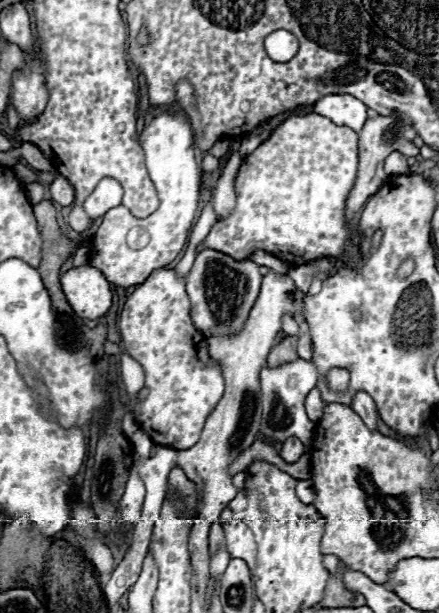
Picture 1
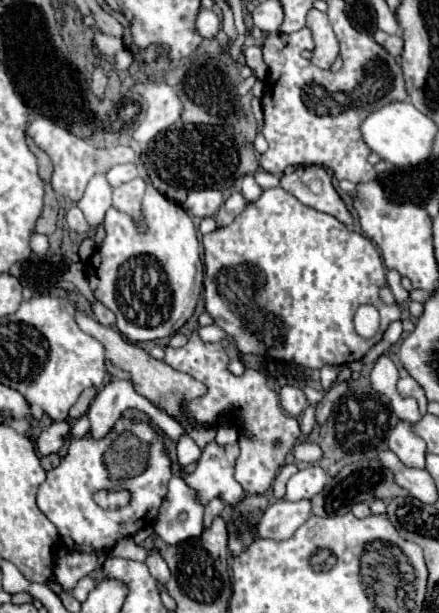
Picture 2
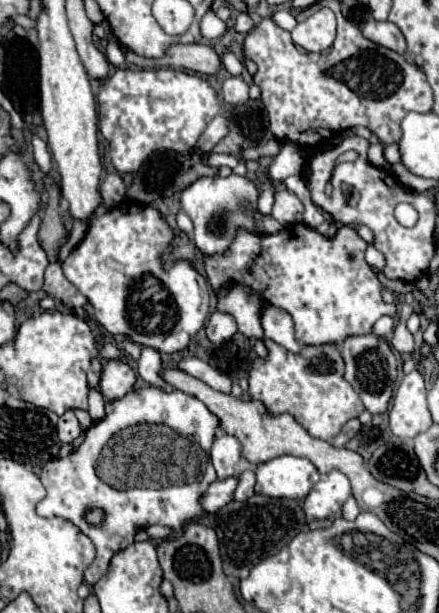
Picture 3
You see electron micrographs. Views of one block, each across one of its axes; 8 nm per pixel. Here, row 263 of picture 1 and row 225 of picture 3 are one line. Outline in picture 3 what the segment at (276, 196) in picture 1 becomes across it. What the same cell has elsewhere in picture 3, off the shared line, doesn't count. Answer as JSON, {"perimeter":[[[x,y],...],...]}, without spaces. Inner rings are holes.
{"perimeter":[[[288,224],[276,234],[256,234],[240,228],[236,232],[234,242],[224,254],[212,254],[204,256],[204,268],[206,276],[218,294],[226,286],[246,286],[252,292],[260,294],[264,304],[270,304],[274,308],[286,310],[294,320],[294,332],[300,346],[322,346],[322,344],[340,344],[348,336],[360,336],[370,334],[374,322],[388,314],[396,316],[396,304],[386,304],[380,296],[382,284],[374,270],[364,260],[364,250],[368,248],[368,242],[364,242],[358,232],[350,226],[340,226],[338,232],[330,238],[320,234],[314,228],[308,228],[306,224]],[[274,268],[276,278],[260,278],[260,270]]]}

